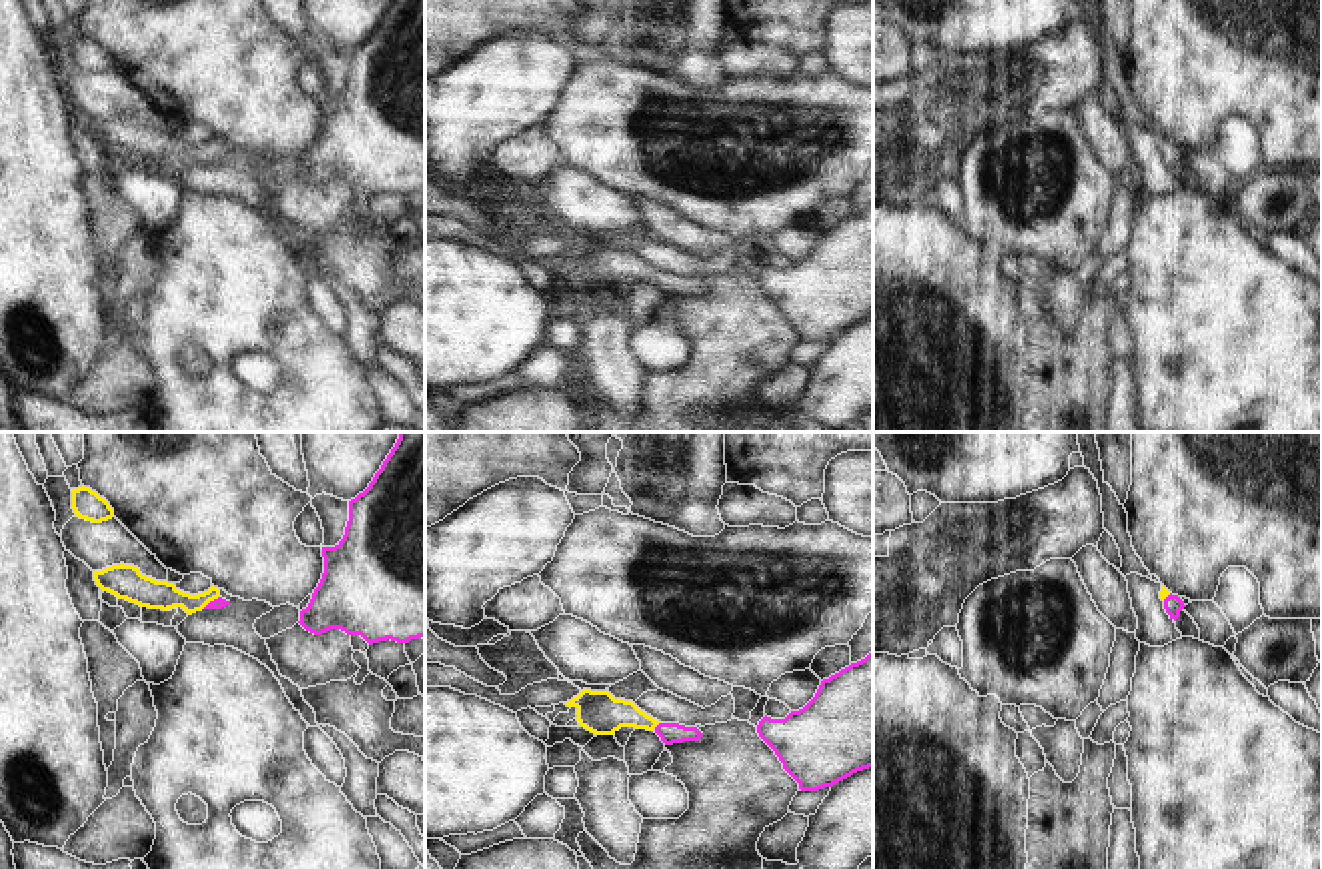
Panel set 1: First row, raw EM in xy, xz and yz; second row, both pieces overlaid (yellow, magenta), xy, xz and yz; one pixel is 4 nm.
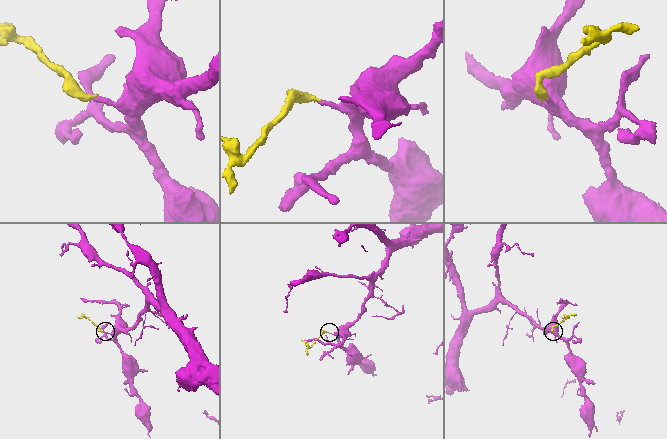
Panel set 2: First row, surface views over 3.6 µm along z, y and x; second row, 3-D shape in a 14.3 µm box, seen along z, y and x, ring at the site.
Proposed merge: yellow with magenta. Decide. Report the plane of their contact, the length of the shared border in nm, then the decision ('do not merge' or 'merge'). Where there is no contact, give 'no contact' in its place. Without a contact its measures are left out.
contact in xz; length 50 nm; merge

